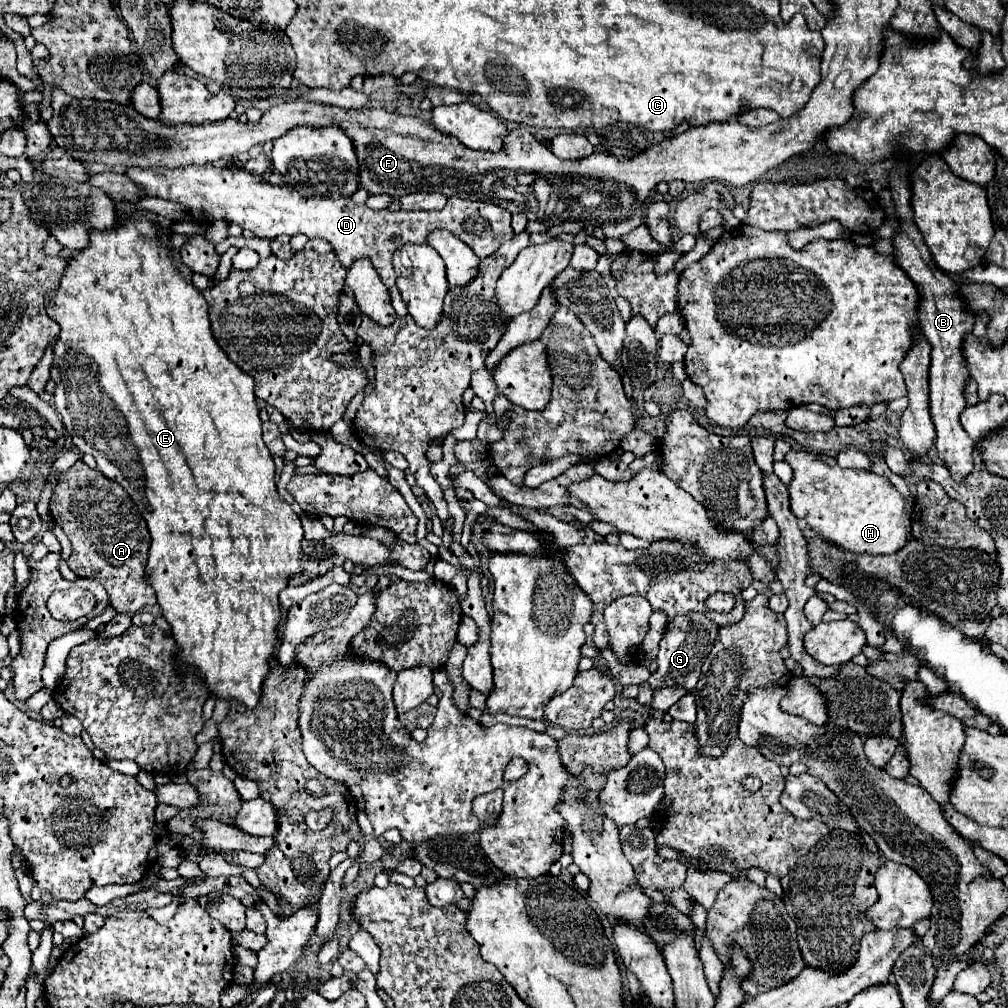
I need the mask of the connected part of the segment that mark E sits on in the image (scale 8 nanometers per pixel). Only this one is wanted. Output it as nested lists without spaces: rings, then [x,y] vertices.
[[[145,216],[135,220],[131,218],[127,224],[105,230],[105,232],[91,232],[89,246],[73,256],[65,268],[61,278],[61,286],[57,292],[47,294],[47,314],[59,322],[61,332],[55,344],[55,362],[51,368],[51,378],[55,380],[53,392],[53,408],[59,412],[65,436],[73,440],[73,444],[83,452],[91,454],[97,460],[97,468],[119,482],[133,502],[139,506],[143,514],[149,534],[151,534],[151,548],[145,566],[145,578],[153,586],[157,594],[157,602],[163,610],[163,618],[171,626],[171,634],[177,642],[179,654],[173,656],[175,668],[193,668],[195,676],[207,686],[207,692],[217,700],[237,700],[245,704],[249,710],[257,708],[261,698],[263,680],[271,672],[271,660],[277,652],[277,626],[281,622],[281,604],[279,592],[287,588],[289,578],[301,572],[299,554],[301,554],[301,540],[303,528],[299,514],[279,496],[275,486],[275,462],[271,458],[269,448],[261,440],[261,418],[259,408],[255,404],[253,394],[253,380],[243,370],[239,370],[219,348],[211,334],[207,302],[203,294],[191,284],[191,270],[179,260],[179,254],[169,248],[169,230],[163,230],[159,224],[149,222]]]

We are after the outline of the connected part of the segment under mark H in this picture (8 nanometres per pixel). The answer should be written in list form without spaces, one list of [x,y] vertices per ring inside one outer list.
[[[805,450],[787,452],[785,462],[793,468],[793,480],[787,486],[793,514],[799,520],[805,520],[809,524],[809,528],[813,528],[825,540],[831,540],[831,544],[837,544],[847,552],[871,554],[871,556],[875,556],[875,554],[893,554],[899,548],[903,548],[903,544],[907,542],[907,536],[909,536],[909,524],[911,524],[909,516],[911,514],[905,506],[903,496],[893,488],[893,484],[887,478],[881,478],[873,472],[839,468],[835,458],[825,456],[825,454],[805,452]]]

